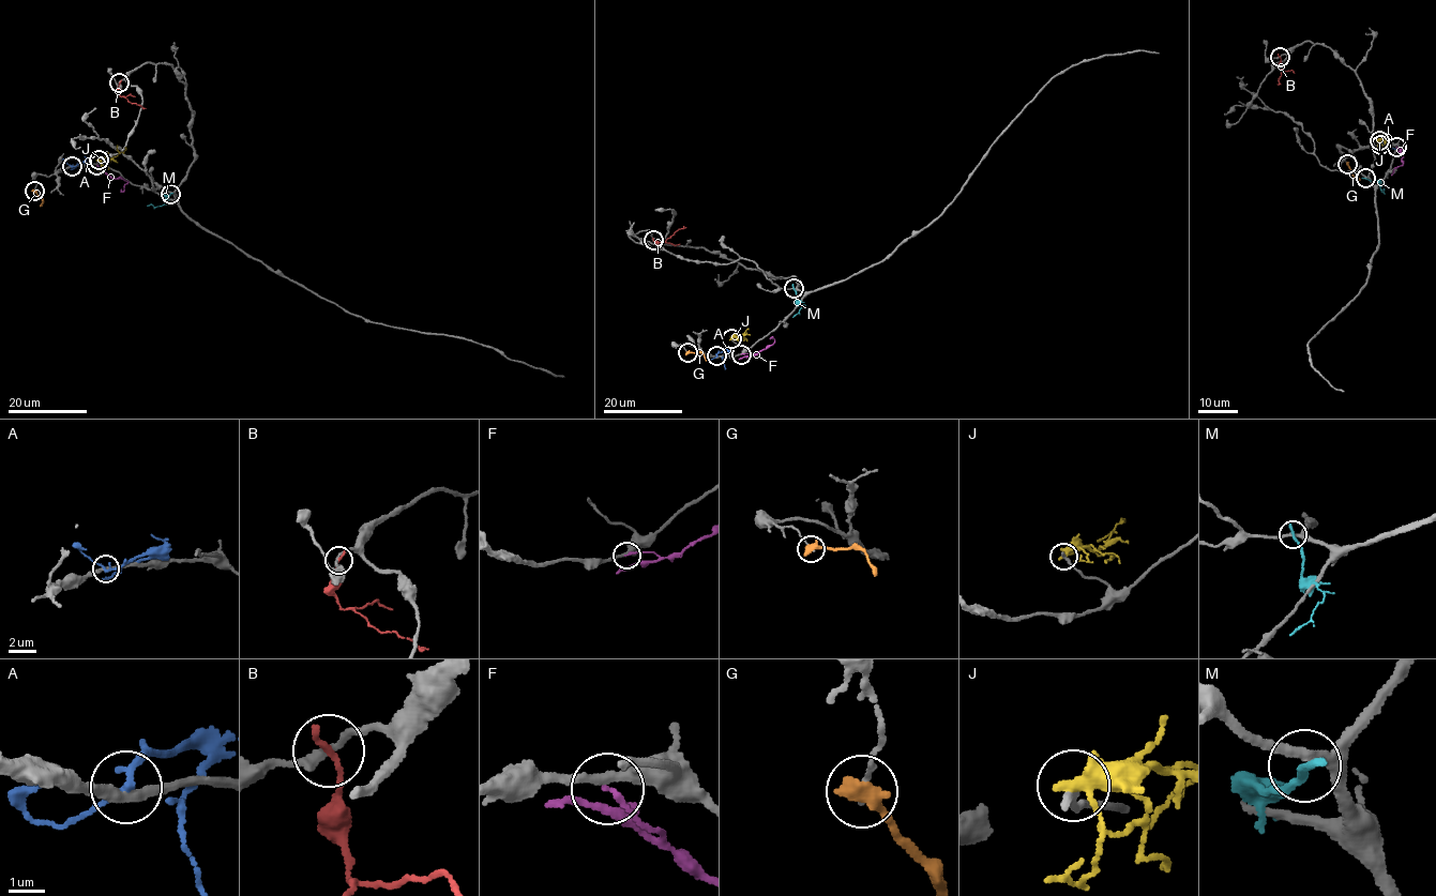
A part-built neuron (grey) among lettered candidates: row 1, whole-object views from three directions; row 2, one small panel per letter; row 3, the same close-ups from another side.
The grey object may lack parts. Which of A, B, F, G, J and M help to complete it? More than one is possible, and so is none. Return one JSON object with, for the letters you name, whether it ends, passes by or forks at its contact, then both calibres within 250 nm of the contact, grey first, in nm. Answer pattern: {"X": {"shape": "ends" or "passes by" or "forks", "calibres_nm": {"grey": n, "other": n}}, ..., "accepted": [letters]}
{"accepted": []}

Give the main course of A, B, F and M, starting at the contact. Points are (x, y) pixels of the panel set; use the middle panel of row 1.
A: (716, 357), (719, 352), (725, 352), (722, 360), (725, 369)
B: (653, 240), (662, 243), (685, 227)
F: (741, 353), (754, 354), (768, 348), (774, 340), (772, 337), (770, 339)
M: (794, 288), (802, 305), (792, 317)

